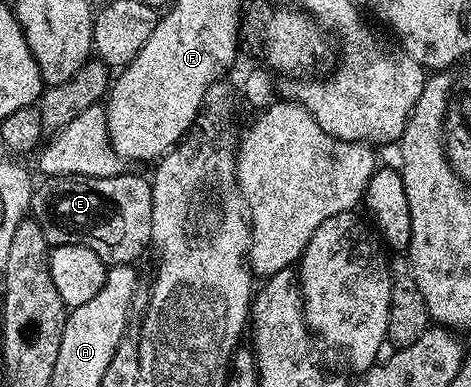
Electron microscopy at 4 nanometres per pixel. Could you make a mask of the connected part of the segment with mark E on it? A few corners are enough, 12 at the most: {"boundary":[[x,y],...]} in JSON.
{"boundary":[[52,176],[29,215],[107,266],[154,239],[151,181]]}

